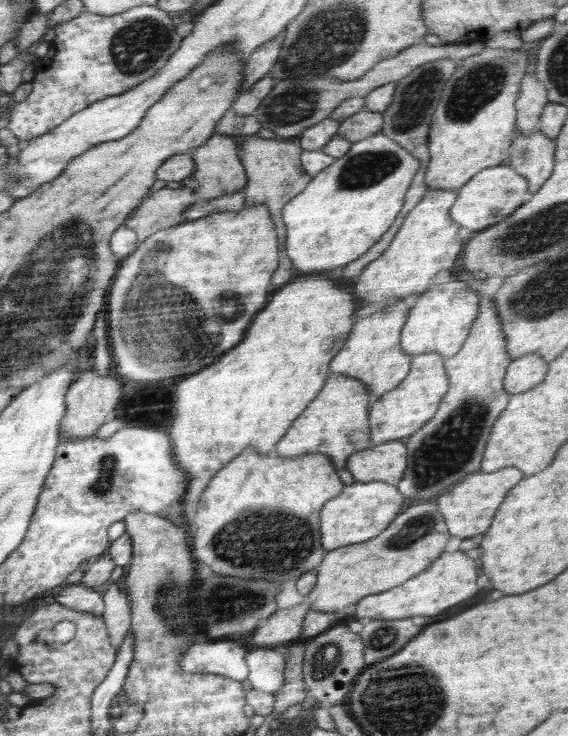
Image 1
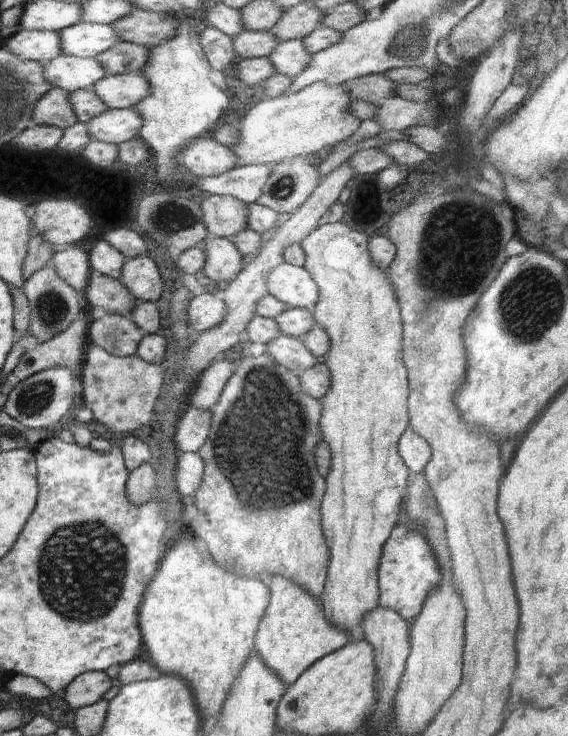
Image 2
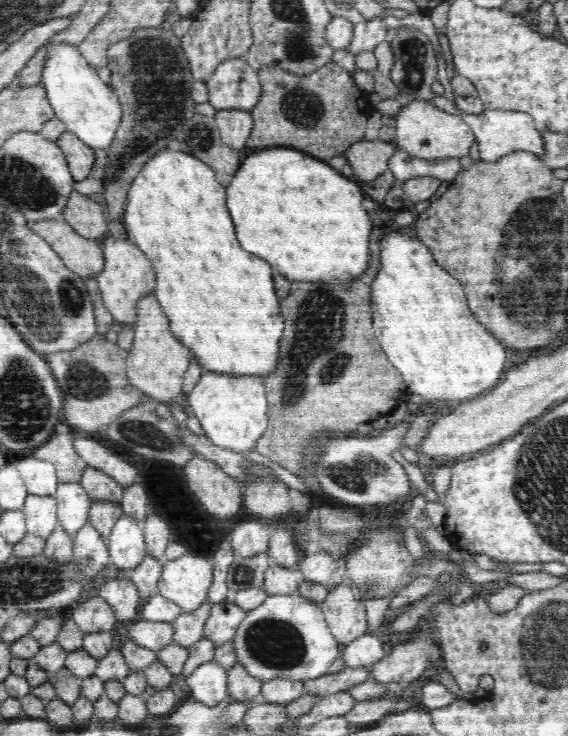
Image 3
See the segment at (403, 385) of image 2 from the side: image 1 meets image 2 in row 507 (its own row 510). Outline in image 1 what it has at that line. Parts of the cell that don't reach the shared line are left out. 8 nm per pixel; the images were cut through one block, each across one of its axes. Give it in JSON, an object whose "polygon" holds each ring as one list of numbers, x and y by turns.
{"polygon":[[382,481,355,482,345,486,340,495,328,500,320,511,322,548,326,552,334,551,378,536,400,514,404,500,406,497,398,491,396,485]]}

